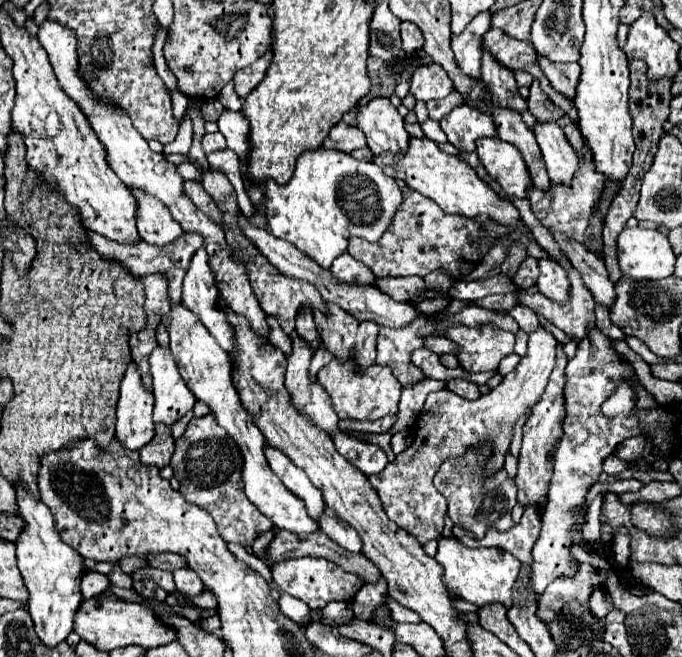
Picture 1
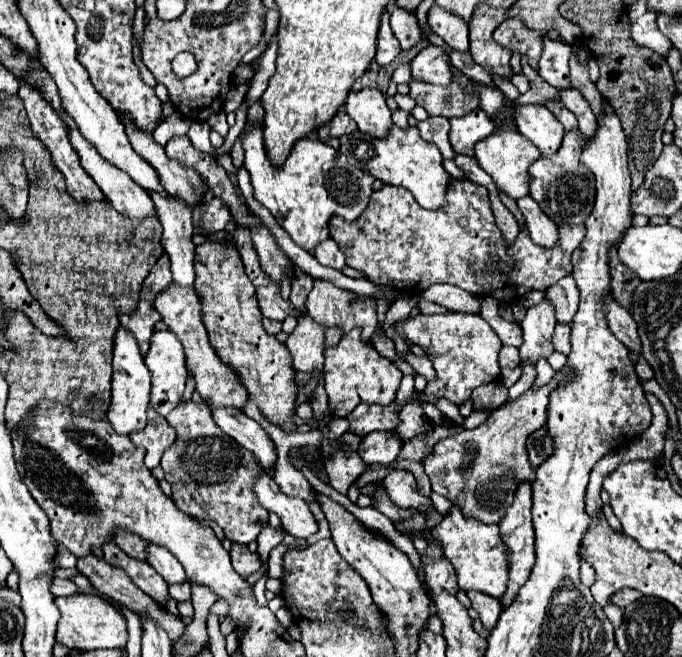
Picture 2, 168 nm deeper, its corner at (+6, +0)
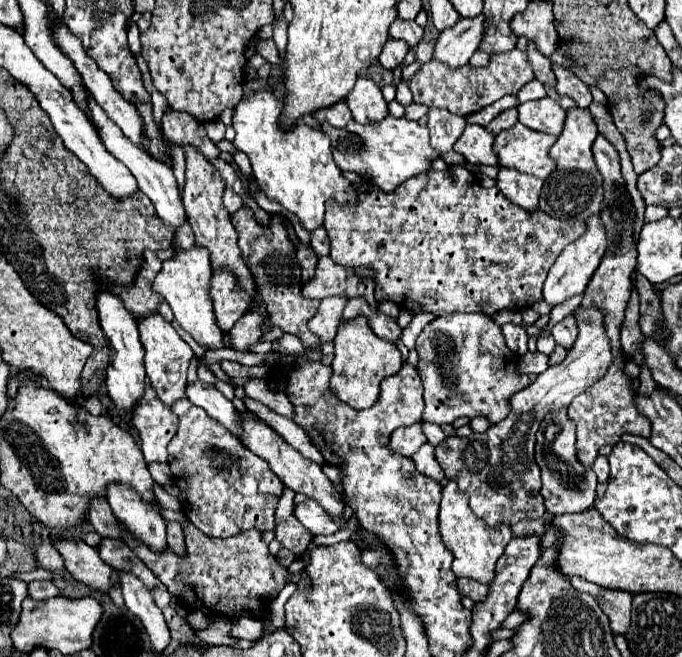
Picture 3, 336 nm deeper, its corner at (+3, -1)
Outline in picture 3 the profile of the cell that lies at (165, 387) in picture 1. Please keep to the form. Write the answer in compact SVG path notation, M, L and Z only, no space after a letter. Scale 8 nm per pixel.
M149 313L137 319L141 343L145 349L145 371L151 379L153 389L159 393L159 399L171 405L173 401L185 397L185 385L187 385L187 367L193 357L191 347L177 335L173 325L165 321L159 313Z

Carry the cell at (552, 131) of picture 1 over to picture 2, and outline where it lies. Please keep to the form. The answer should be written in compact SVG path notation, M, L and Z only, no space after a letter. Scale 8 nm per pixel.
M516 106L518 132L526 136L542 156L552 156L562 144L564 126L546 106Z

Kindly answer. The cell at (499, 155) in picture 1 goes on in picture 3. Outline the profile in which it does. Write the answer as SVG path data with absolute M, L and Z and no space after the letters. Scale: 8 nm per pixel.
M515 123L511 129L501 131L495 137L495 151L501 167L511 167L521 173L547 179L555 169L555 161L549 157L549 147L557 141L547 133L527 129L523 123Z

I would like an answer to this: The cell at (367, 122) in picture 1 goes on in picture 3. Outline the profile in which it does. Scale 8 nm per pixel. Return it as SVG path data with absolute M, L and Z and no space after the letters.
M357 77L355 87L347 95L347 105L357 123L373 123L389 115L381 89L369 77Z

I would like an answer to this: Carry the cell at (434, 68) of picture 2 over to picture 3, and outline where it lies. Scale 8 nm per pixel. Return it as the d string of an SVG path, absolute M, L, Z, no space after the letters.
M483 13L473 19L459 19L457 25L441 31L435 45L435 59L445 61L451 67L461 67L477 51L481 39L483 39Z

